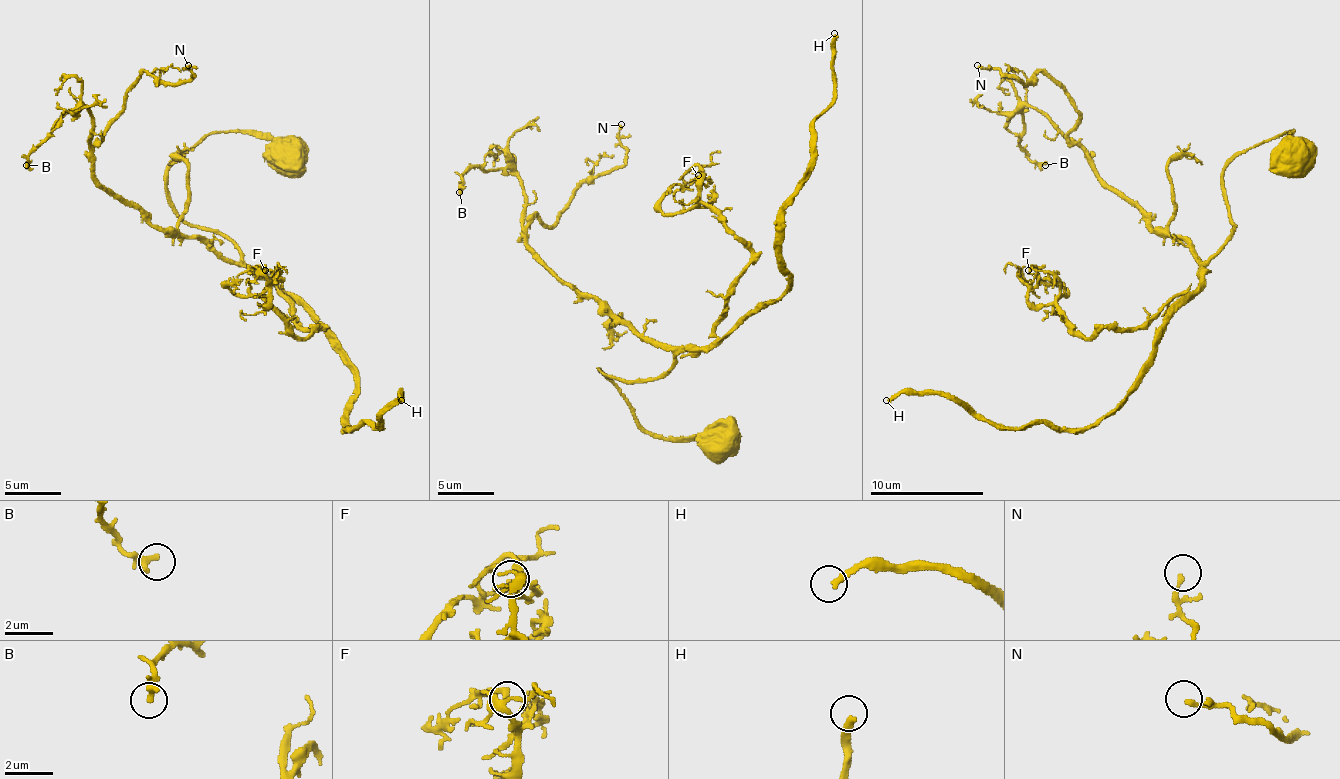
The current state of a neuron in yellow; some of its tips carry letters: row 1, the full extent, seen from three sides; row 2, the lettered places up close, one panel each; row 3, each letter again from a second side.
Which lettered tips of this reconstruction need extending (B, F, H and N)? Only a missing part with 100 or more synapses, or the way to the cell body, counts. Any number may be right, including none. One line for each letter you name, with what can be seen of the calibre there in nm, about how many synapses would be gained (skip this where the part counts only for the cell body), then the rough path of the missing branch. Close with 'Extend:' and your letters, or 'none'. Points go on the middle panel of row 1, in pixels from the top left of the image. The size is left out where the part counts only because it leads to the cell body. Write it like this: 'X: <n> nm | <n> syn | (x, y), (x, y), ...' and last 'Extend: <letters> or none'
H: 240 nm | 400 syn
Extend: H

